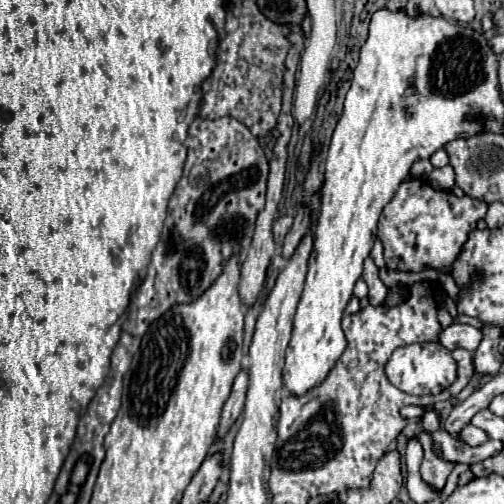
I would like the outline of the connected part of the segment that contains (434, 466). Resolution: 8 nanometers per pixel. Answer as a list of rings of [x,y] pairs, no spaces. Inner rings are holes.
[[[422,431],[418,435],[420,443],[422,443],[422,449],[424,449],[424,459],[422,459],[422,465],[420,465],[420,475],[422,479],[432,485],[434,489],[442,489],[444,483],[446,483],[446,477],[450,475],[450,471],[454,469],[454,463],[448,463],[448,461],[442,461],[434,451],[432,451],[432,441],[430,437]]]

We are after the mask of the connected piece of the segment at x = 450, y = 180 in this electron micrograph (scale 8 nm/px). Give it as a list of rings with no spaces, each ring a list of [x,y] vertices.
[[[446,165],[446,167],[440,167],[440,169],[434,169],[428,177],[430,185],[434,189],[442,189],[442,191],[450,191],[454,187],[454,169],[452,165]]]

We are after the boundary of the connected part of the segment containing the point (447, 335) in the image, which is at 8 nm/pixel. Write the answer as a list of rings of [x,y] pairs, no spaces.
[[[452,323],[448,329],[442,331],[440,335],[440,345],[444,345],[446,349],[456,349],[456,347],[464,347],[468,351],[476,351],[476,347],[480,345],[482,339],[482,331],[472,327],[472,325],[462,325],[462,323]]]

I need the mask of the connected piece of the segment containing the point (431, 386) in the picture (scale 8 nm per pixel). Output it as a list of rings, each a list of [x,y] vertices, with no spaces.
[[[406,345],[398,347],[388,363],[386,363],[386,375],[388,381],[410,395],[438,395],[442,389],[446,389],[456,379],[456,361],[452,359],[450,351],[436,349],[436,351],[422,351],[422,345]]]

